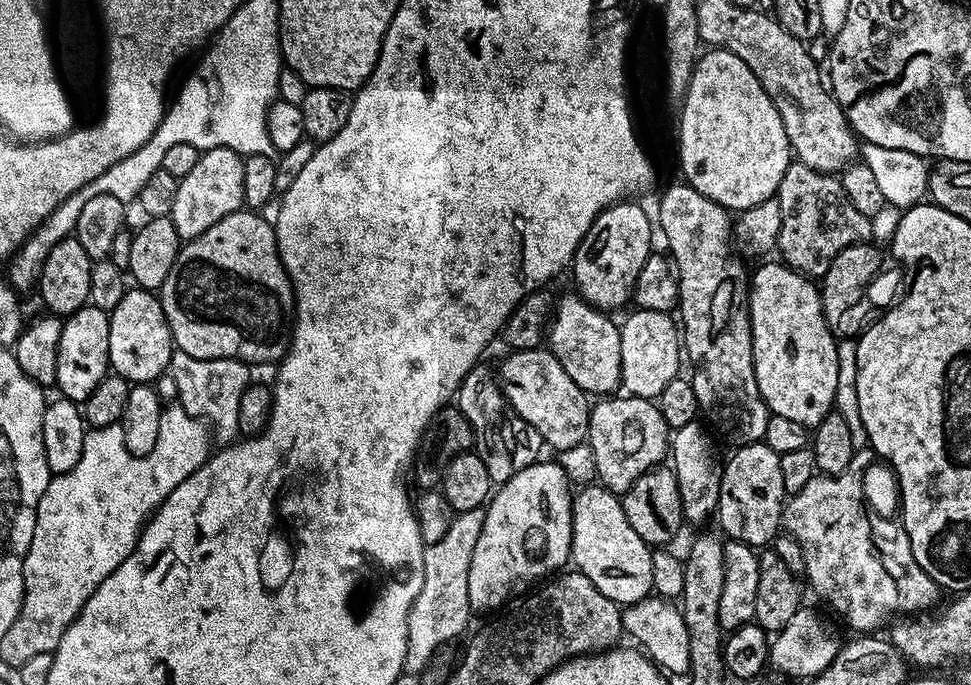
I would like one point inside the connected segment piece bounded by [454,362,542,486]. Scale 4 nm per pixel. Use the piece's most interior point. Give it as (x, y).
(506, 443)

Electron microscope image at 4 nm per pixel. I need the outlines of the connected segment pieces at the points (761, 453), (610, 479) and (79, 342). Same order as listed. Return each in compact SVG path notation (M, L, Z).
M757 442L754 444L742 444L739 445L735 449L736 452L732 457L729 458L728 461L723 461L722 469L723 472L721 474L721 494L720 494L720 502L718 509L718 517L720 516L720 524L724 527L723 535L725 537L731 538L733 541L739 542L741 544L747 544L749 546L757 546L756 544L764 544L760 546L768 546L773 543L773 540L777 537L778 533L782 528L782 517L784 514L784 506L786 503L786 493L784 491L784 487L782 486L782 466L780 465L780 454L776 453L774 449L772 449L765 442Z
M618 394L601 397L589 409L588 447L594 468L603 487L617 494L625 493L635 480L653 470L670 450L670 429L659 405L649 397Z
M85 306L64 320L62 338L58 342L58 374L56 375L55 387L60 388L59 395L65 400L82 402L102 382L102 378L109 375L110 365L108 355L110 354L110 322L109 313L93 306Z

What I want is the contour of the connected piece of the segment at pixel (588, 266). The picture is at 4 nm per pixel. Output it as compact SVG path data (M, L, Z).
M621 202L599 212L572 257L570 273L576 279L575 291L593 308L612 310L608 308L620 308L627 300L629 303L638 270L642 270L646 258L653 255L653 221L651 224L647 214L632 203L636 202Z

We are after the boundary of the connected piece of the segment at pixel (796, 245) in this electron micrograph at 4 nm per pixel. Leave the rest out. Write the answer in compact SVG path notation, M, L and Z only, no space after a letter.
M793 162L789 164L774 199L778 206L782 206L779 259L797 272L823 273L828 263L842 250L846 250L846 246L865 243L870 237L869 217L850 206L850 198L846 198L835 175Z

